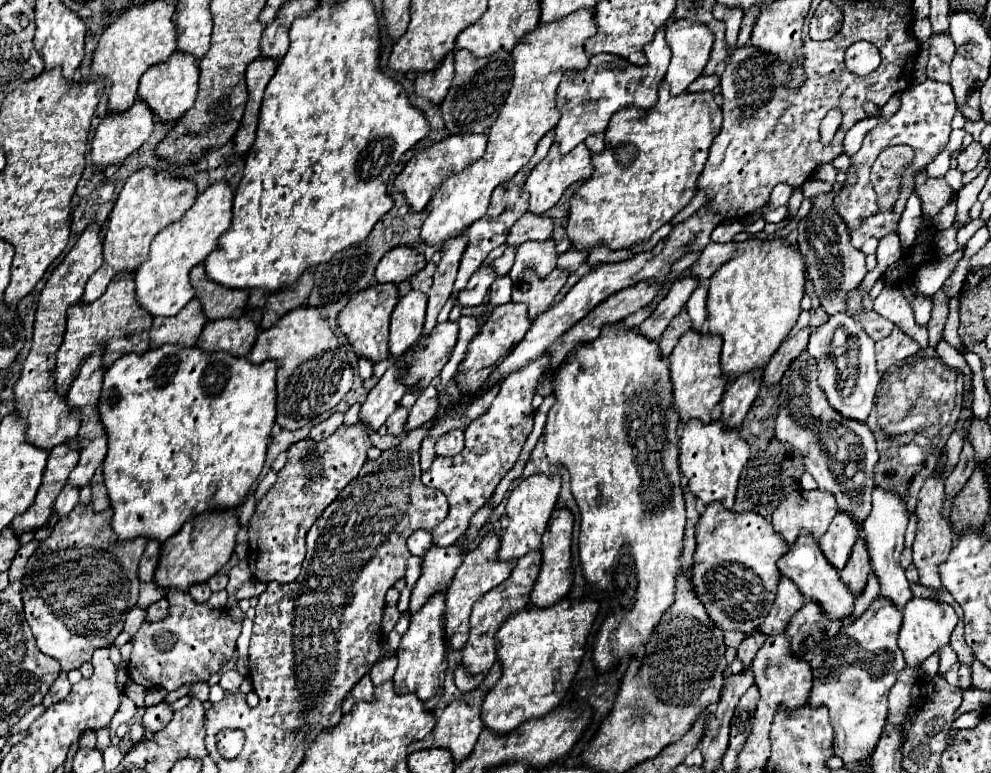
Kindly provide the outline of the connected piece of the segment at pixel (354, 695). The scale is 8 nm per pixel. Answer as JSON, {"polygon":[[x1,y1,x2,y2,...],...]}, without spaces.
{"polygon":[[366,674,366,676,364,676,364,678,350,690,350,696,346,696,342,710,348,712,348,710,352,708,352,704,358,702,358,700,366,700,366,702,370,702,370,700,372,700,372,694,374,694,374,686,372,686,370,676]]}

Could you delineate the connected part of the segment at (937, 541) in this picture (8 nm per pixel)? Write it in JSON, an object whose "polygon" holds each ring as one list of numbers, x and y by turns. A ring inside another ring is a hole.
{"polygon":[[930,476,926,484,922,486,922,492,918,496,916,504,916,518,918,518,918,528,916,528,916,540,914,540,914,566,920,572,920,584,932,590,942,590,942,580,938,576,938,564,946,560,946,552,950,552,950,544,954,540,954,530,946,518,942,518,942,504,944,504,944,480]]}

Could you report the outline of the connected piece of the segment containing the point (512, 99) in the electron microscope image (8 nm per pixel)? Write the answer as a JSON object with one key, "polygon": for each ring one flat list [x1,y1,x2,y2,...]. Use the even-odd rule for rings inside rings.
{"polygon":[[580,8,560,20,550,24,540,24,532,32,528,32,512,50,514,58,514,82,510,96,492,124,488,134,488,148,480,160,468,164,462,172,450,174,442,186,436,188,432,202,430,202,430,216,422,226,422,240,426,244,444,244,446,240,462,234,472,222,480,220,490,204,490,196,494,188,506,180,510,180,528,160,532,158,536,144,540,138,558,124,558,108,556,108,556,94,566,72,582,72,590,56,584,50,584,42,596,34,594,24,594,10],[540,82,556,82,554,84,540,84]]}

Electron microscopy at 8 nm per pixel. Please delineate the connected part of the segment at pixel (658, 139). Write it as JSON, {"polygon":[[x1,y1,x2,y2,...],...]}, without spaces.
{"polygon":[[666,82,660,84,660,98,656,102,654,108,650,108,650,112,638,112,636,108,622,108,614,114,614,120,610,120,610,128,606,128,606,150,600,152,600,154,594,154,592,156,592,164,596,168,596,172,590,176,590,180,586,180,584,184,580,184,572,198,570,198,570,214,568,214,568,226,566,226,566,232,568,232,568,238,572,240,572,246,578,248,578,250,590,250,594,248,596,244,604,244,608,246,610,250,620,250,620,248,630,248,632,244,638,244,642,240,648,240,660,226,668,224,696,194,696,182,698,182,698,176,706,164,706,158,708,158,708,150,710,150,710,144,712,140,718,136,722,128,722,110,720,106,716,104,716,96,714,92,682,92,678,96,672,96,670,94,670,88,666,88]]}

